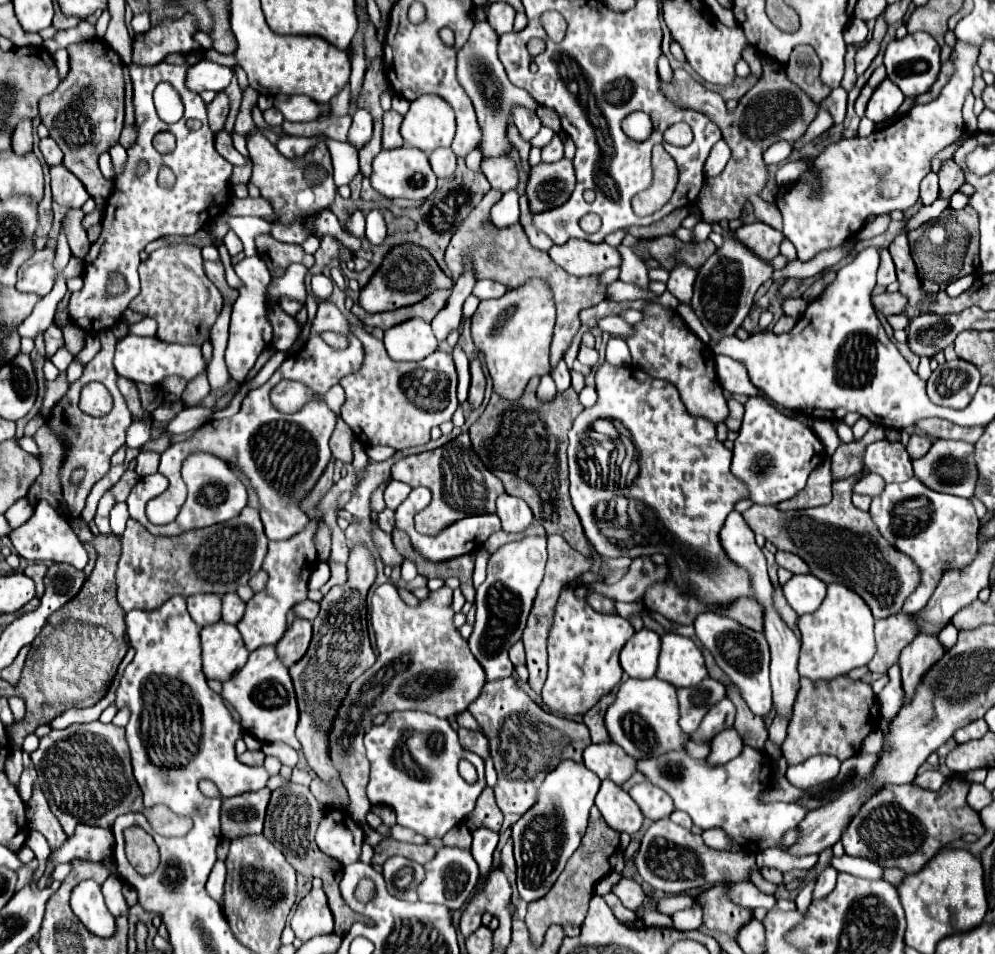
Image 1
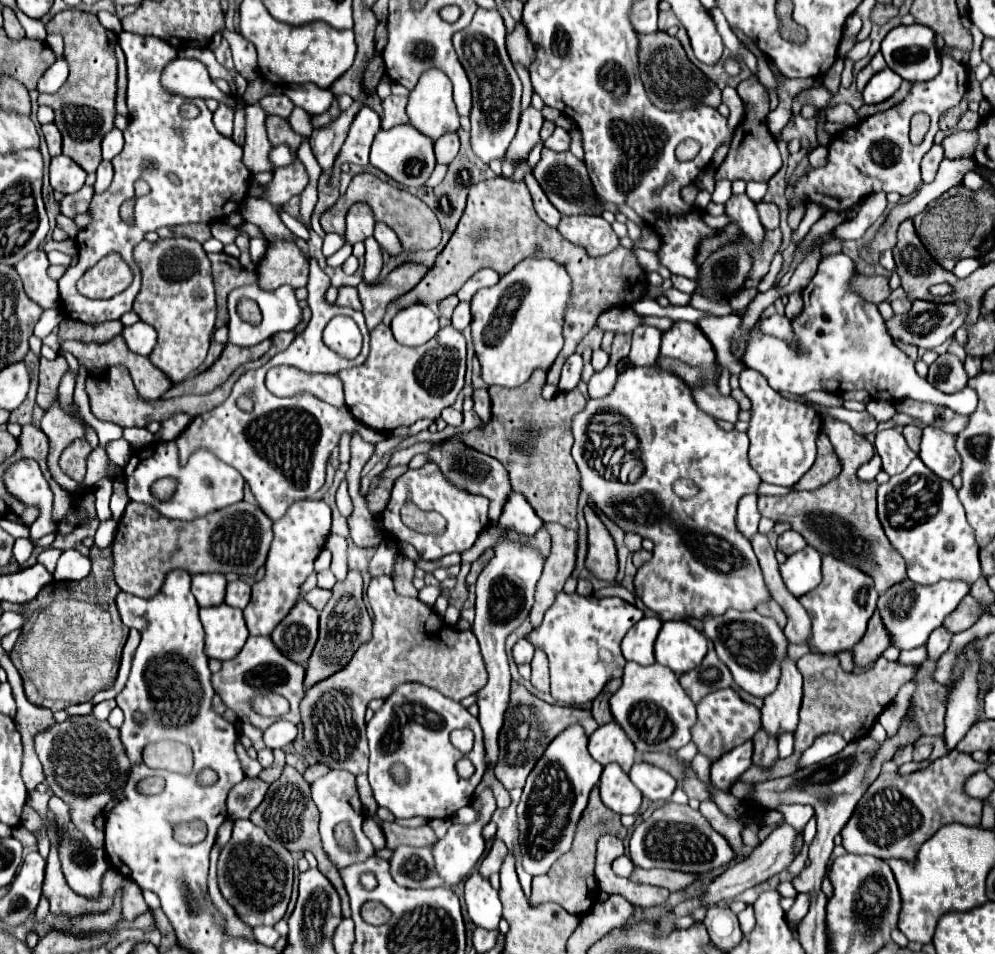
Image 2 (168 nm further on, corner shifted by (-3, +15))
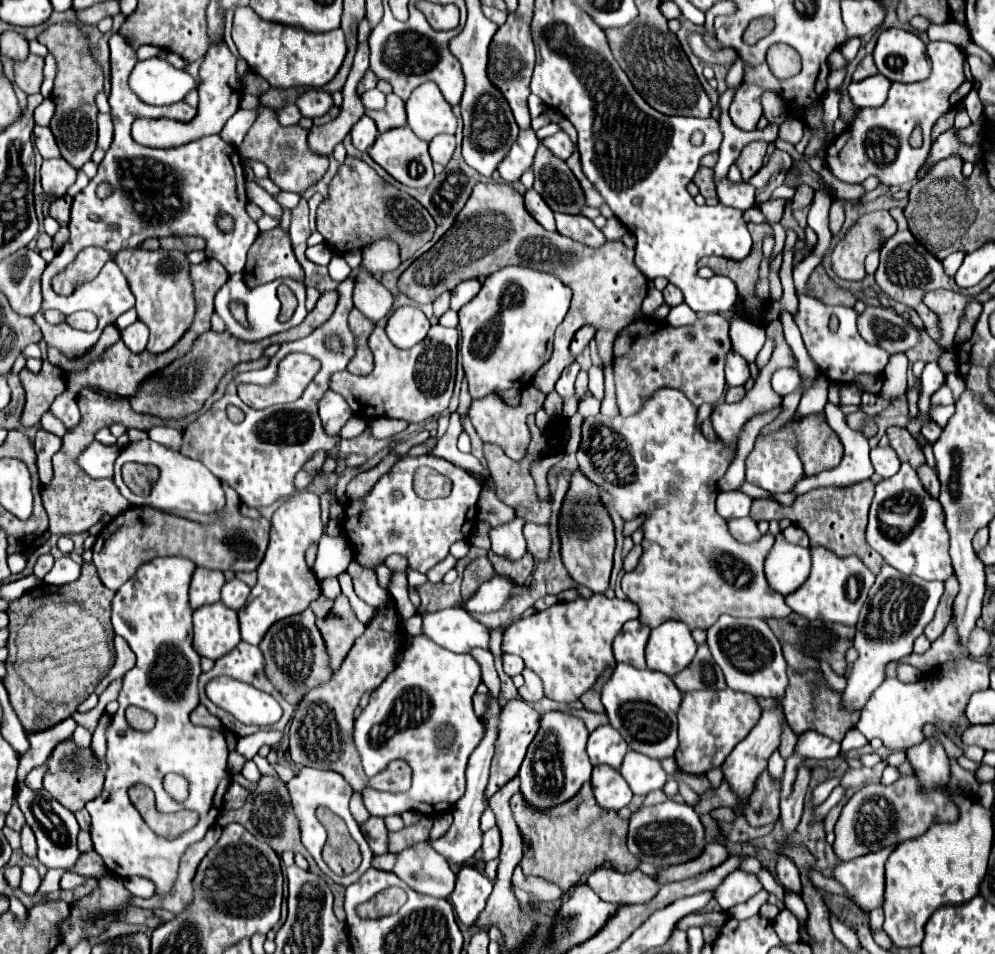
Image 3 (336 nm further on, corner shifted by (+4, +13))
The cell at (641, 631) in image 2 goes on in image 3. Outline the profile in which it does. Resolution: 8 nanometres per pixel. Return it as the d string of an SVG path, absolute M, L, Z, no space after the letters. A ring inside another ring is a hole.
M640 620L626 622L622 630L616 634L612 644L616 662L626 662L634 668L646 668L644 646L648 642L648 636L650 636L650 628Z

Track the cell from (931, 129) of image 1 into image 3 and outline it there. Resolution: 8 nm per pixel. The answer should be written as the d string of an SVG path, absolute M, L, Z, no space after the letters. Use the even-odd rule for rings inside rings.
M930 42L926 48L932 62L930 78L914 84L894 82L888 92L888 100L882 106L860 110L850 128L826 146L826 166L840 182L862 184L868 176L880 178L880 182L890 188L916 182L916 174L926 162L932 146L930 132L934 122L944 112L960 104L974 88L974 78L966 66L966 54L960 46L950 42ZM914 124L922 124L924 142L920 148L910 148L908 144Z

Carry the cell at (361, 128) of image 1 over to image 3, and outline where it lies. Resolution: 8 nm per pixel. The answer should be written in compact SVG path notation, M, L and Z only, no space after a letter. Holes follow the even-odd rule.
M362 116L362 118L352 126L350 136L352 136L354 148L360 150L360 152L366 152L366 150L374 144L374 140L376 140L376 136L378 136L378 130L376 130L376 124L372 122L372 118Z

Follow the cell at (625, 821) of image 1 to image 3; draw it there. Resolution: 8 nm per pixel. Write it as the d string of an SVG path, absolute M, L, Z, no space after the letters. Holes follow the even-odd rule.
M594 766L592 770L592 788L596 802L606 810L620 810L630 804L632 790L618 770L610 766Z

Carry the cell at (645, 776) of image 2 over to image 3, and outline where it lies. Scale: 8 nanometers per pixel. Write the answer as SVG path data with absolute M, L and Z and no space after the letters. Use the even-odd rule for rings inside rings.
M632 750L624 758L620 766L620 774L624 776L632 792L638 796L646 796L654 790L662 790L668 780L664 768L660 766L660 760L648 758L644 754L636 754Z

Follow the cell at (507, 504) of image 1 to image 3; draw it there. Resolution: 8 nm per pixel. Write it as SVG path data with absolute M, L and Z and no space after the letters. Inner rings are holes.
M514 518L512 522L506 522L504 526L496 526L490 530L492 550L506 558L522 558L526 552L526 538L522 534L524 518Z

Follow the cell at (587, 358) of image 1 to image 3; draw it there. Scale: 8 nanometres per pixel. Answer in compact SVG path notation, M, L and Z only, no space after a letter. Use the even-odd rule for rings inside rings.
M592 366L588 370L588 378L590 378L590 392L602 400L604 396L604 376L602 376L602 366Z

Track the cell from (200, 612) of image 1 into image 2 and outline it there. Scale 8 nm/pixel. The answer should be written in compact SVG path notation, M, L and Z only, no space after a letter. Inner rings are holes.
M219 572L195 574L191 592L197 598L197 604L201 608L217 606L217 604L223 604L223 600L225 600L225 586L227 586L227 580Z

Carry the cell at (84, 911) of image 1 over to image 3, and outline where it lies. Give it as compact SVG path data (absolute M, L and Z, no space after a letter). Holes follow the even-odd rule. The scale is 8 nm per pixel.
M18 784L16 790L16 802L20 806L20 810L26 816L26 822L32 826L36 840L38 840L38 860L50 870L50 868L62 868L62 870L72 870L80 858L80 850L78 850L78 832L80 826L76 822L76 816L64 808L56 798L52 798L52 794L48 794L48 790L30 790L26 784Z

